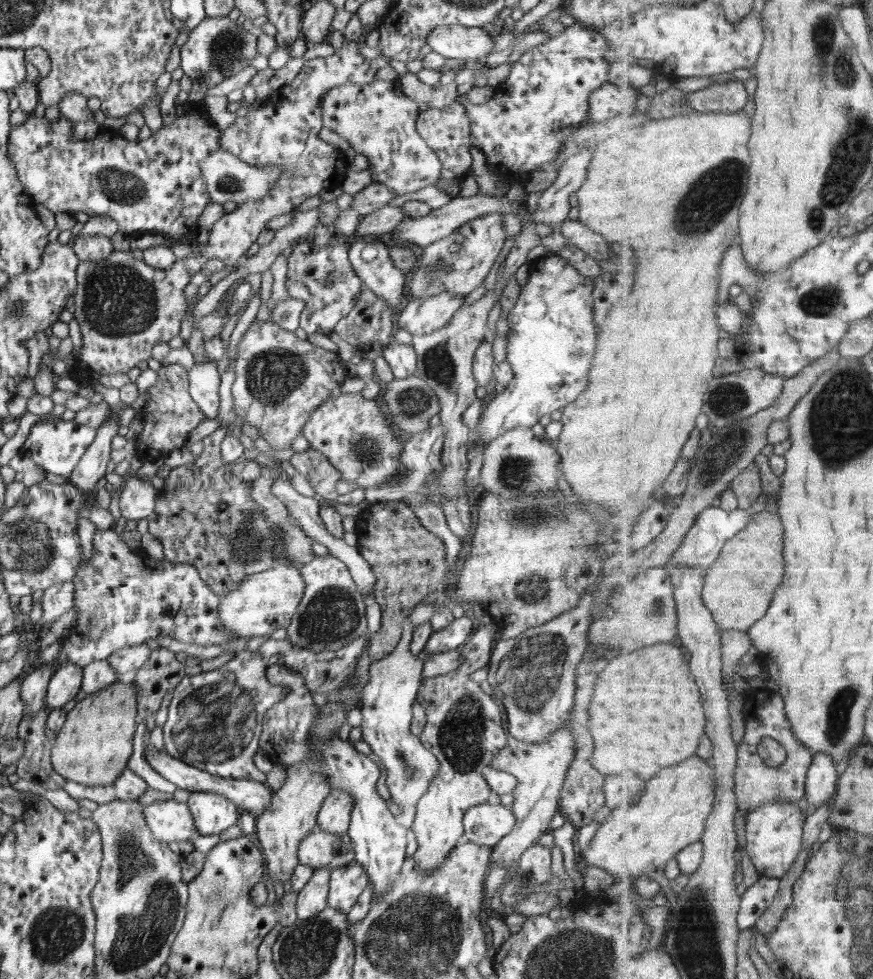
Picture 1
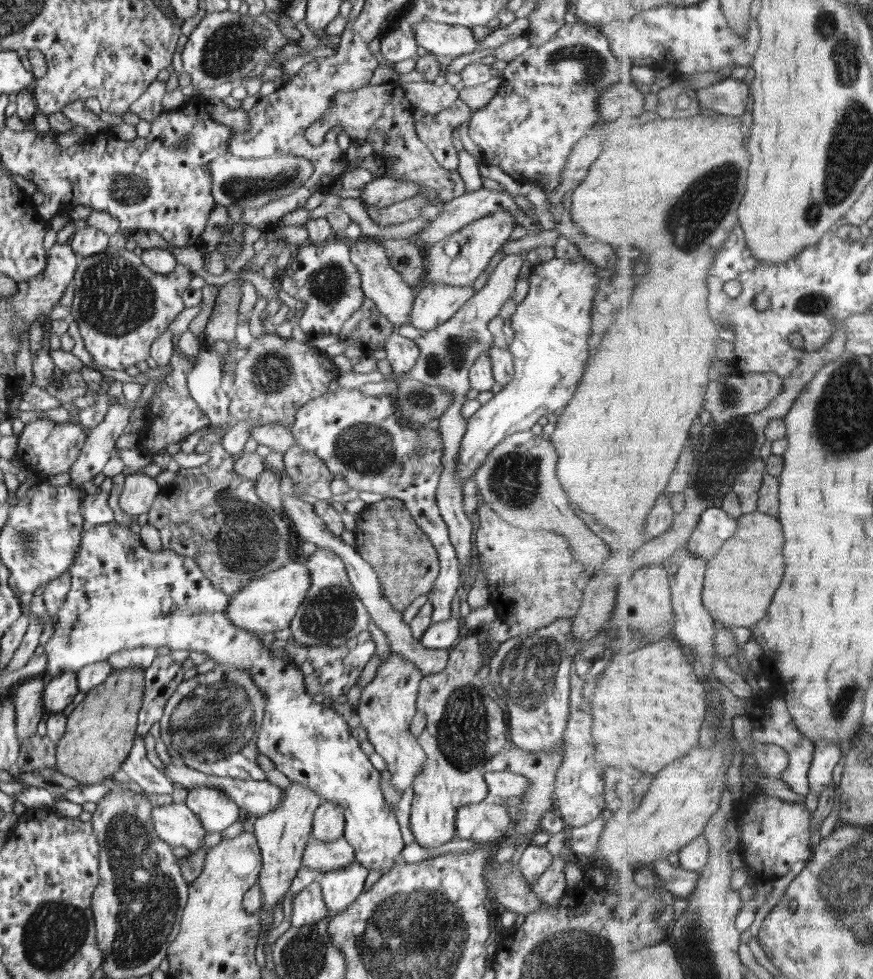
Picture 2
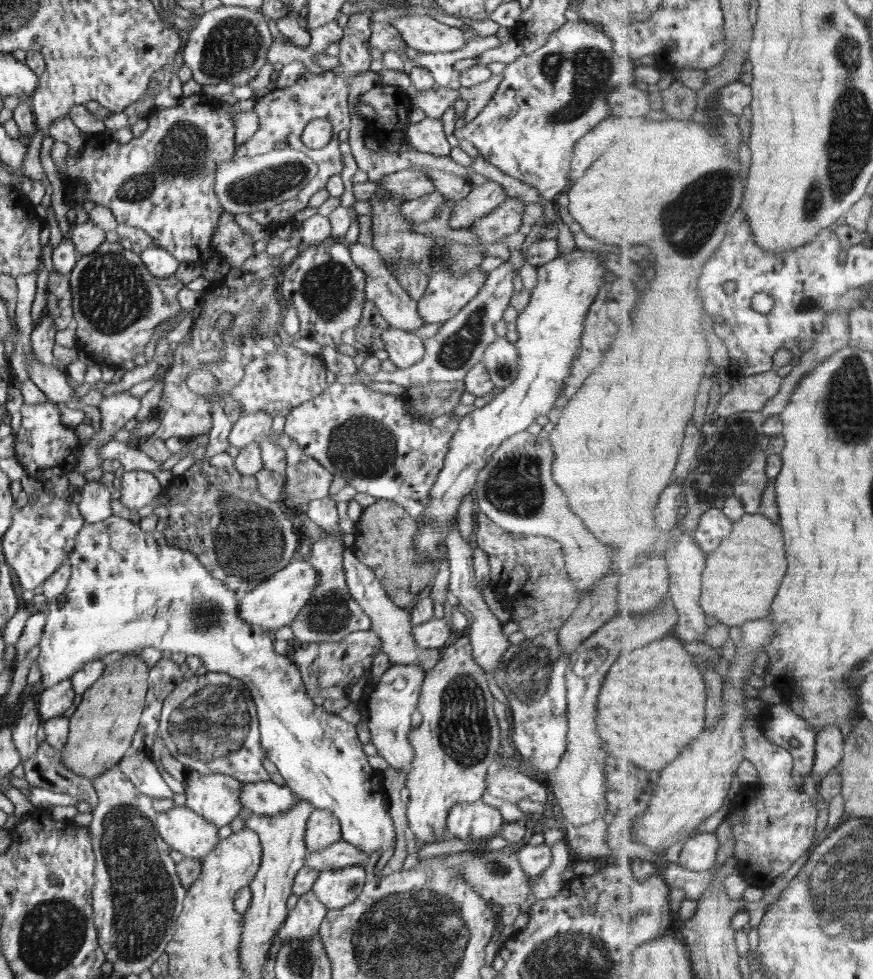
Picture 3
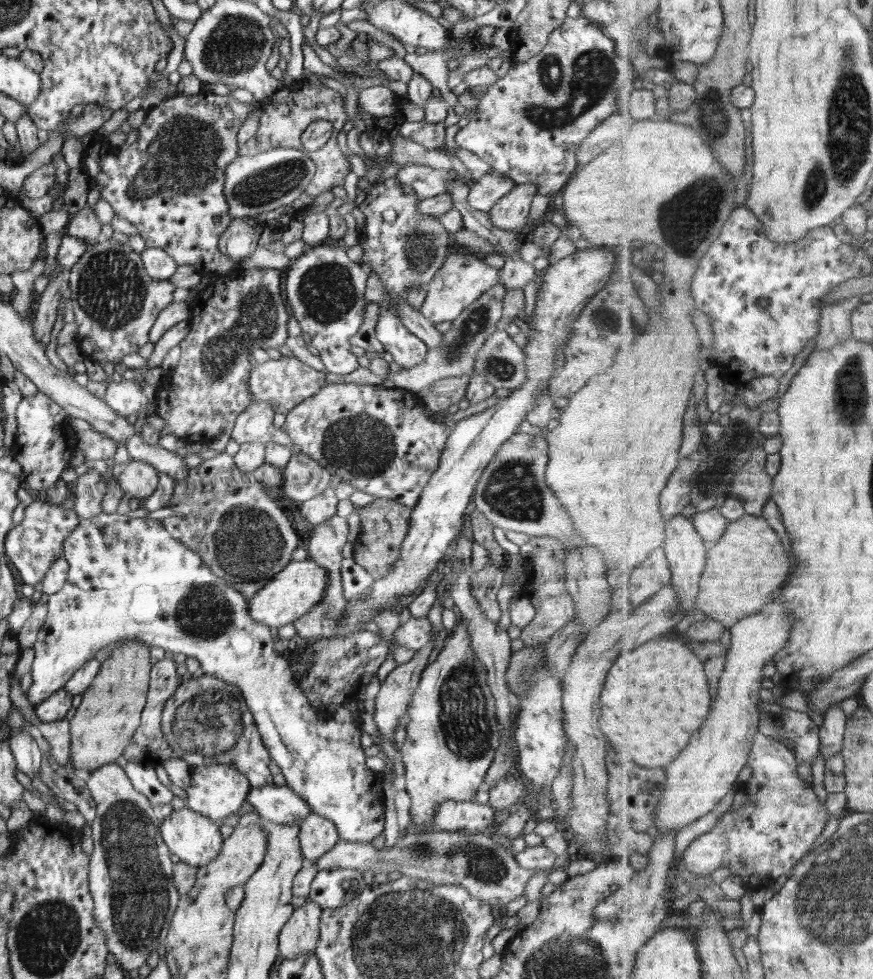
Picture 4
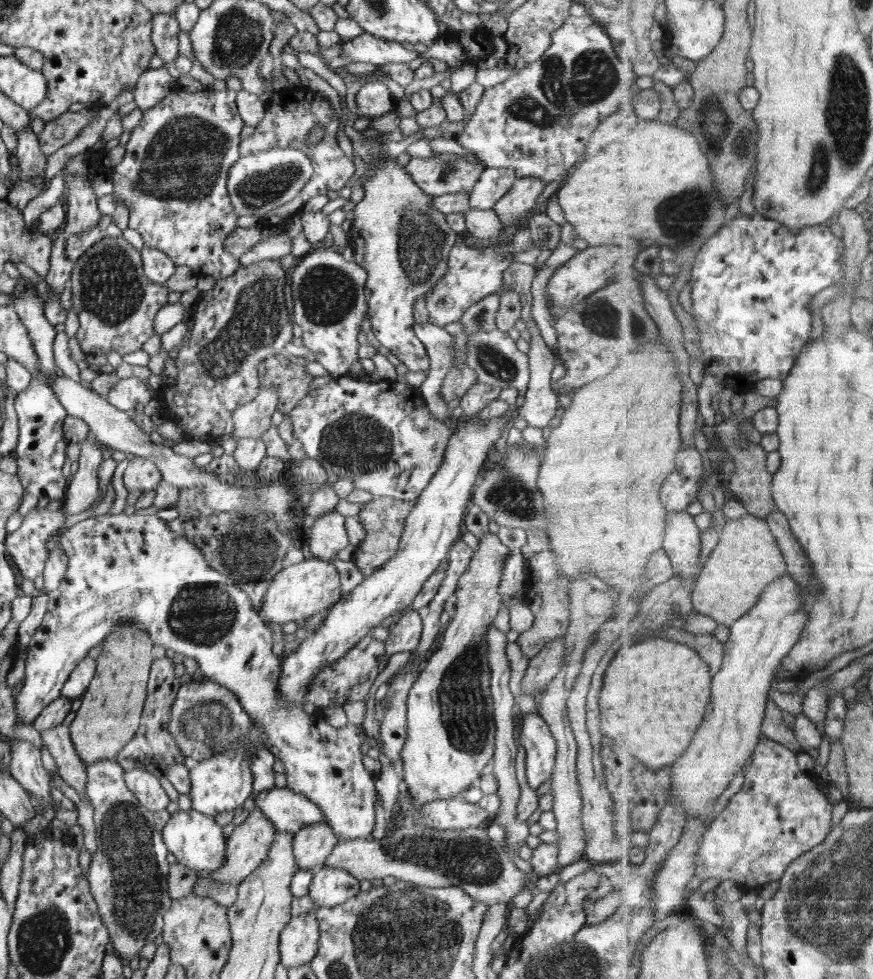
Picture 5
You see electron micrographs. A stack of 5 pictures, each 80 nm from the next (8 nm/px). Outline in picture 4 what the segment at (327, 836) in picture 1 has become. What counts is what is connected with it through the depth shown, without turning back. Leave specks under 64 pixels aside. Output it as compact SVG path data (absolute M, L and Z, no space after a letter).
M415 828L400 836L394 848L376 849L371 844L340 839L317 860L316 866L318 870L352 869L362 874L368 870L374 874L398 870L407 878L419 878L432 884L463 886L472 897L486 902L493 908L503 908L516 898L522 897L528 880L534 874L533 870L520 866L512 854L494 843L489 833L438 832L434 829L418 832Z

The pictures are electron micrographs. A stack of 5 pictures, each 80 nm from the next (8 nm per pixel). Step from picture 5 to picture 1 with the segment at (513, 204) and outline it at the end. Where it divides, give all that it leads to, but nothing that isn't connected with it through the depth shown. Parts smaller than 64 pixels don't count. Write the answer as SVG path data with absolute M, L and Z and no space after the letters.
M503 213L480 216L463 224L446 238L442 238L440 241L425 246L422 250L422 257L417 259L417 268L414 269L412 274L409 274L409 276L406 274L405 276L405 294L408 300L430 298L430 296L448 291L452 294L458 294L460 298L465 298L471 294L471 292L474 292L480 284L484 284L486 275L490 272L492 264L494 264L494 260L496 260L496 257L500 254L500 250L502 250L504 241L507 238L506 232L502 227L502 222L504 222Z

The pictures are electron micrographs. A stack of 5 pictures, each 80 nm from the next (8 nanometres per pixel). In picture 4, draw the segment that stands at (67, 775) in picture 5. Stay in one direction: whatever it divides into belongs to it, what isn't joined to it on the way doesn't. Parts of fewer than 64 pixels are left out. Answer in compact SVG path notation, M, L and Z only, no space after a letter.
M64 718L54 722L41 722L38 727L48 741L51 756L56 759L56 763L64 769L75 770L70 764L69 720Z

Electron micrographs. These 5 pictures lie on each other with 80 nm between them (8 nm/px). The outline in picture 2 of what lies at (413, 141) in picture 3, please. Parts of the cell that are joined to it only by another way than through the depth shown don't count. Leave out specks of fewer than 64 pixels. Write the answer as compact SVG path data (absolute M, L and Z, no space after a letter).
M460 99L460 102L456 102L452 108L444 110L444 112L440 111L438 114L425 113L422 119L415 121L416 136L446 170L453 171L458 168L458 151L454 146L452 134L454 134L454 128L458 129L468 118L470 118L470 107Z

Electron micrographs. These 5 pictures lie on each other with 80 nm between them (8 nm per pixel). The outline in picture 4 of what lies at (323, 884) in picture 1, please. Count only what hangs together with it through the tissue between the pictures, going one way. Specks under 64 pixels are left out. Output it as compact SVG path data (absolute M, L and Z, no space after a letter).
M310 898L292 912L279 934L279 951L284 960L292 960L315 950L320 937L321 916L322 907L310 901Z

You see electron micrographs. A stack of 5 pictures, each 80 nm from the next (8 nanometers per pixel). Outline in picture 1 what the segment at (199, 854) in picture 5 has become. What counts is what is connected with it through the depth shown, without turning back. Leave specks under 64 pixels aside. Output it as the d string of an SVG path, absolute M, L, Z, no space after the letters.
M170 800L145 805L146 826L161 842L186 842L196 837L194 819L186 803Z

